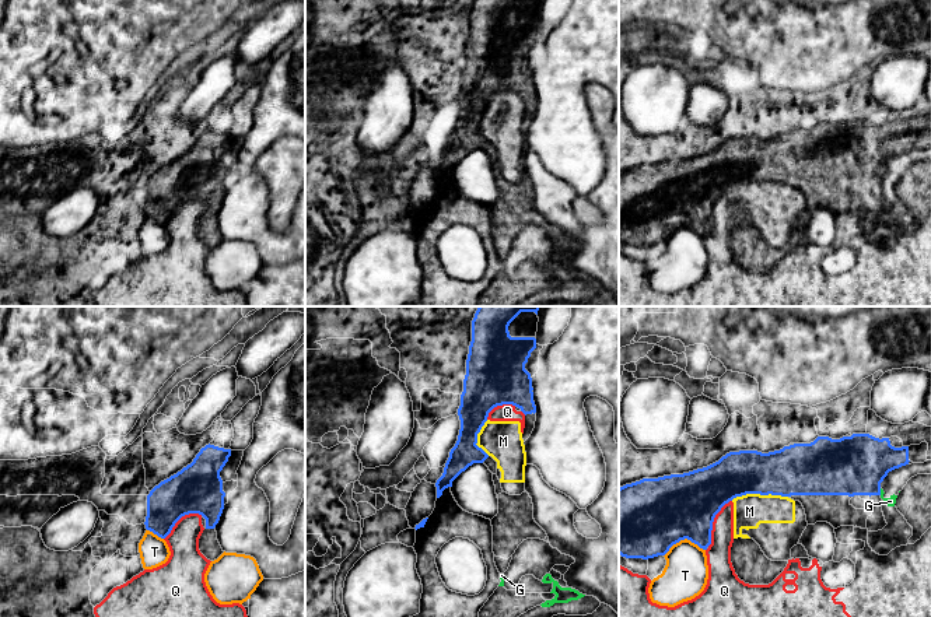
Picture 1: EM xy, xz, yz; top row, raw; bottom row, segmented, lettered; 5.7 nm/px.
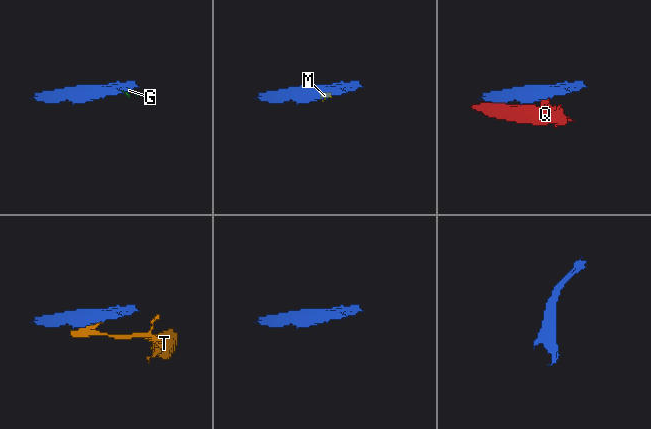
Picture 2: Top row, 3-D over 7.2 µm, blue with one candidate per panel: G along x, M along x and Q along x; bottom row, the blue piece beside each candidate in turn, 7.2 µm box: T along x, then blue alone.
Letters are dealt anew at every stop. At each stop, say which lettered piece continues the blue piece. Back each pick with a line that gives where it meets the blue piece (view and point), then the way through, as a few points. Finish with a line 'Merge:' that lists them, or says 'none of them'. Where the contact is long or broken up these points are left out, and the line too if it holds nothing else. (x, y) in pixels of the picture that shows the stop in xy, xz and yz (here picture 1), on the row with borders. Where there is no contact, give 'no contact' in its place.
Merge: none of them

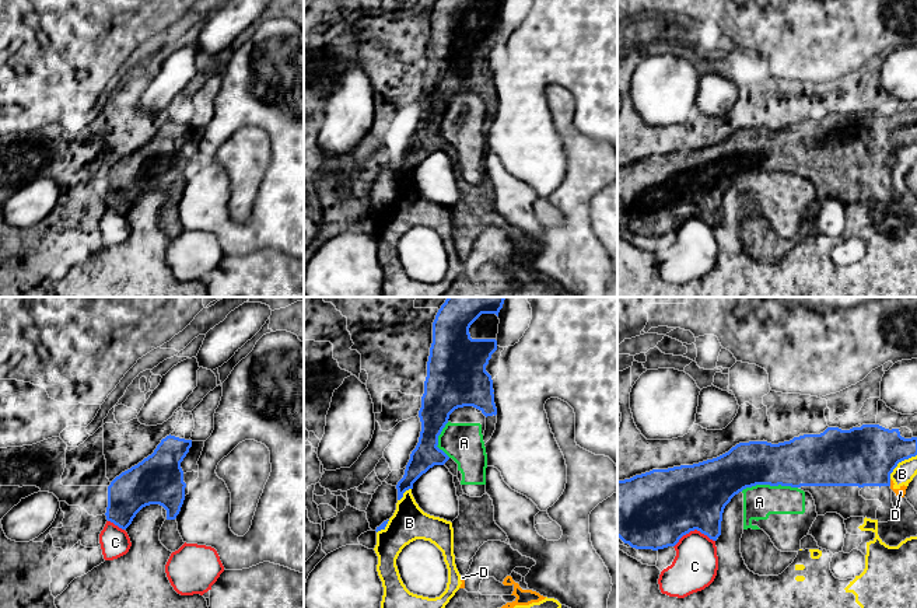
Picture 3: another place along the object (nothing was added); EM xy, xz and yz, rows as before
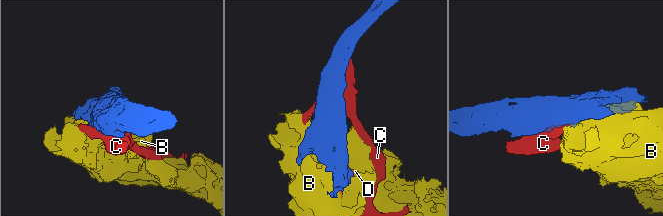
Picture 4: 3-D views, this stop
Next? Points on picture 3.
Merge: none of them

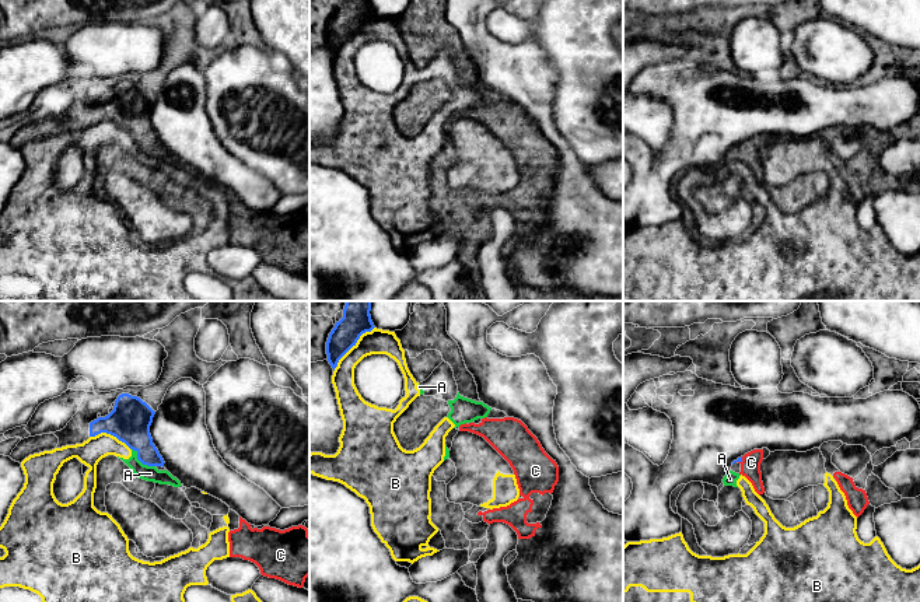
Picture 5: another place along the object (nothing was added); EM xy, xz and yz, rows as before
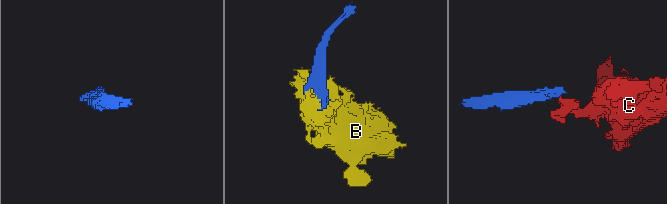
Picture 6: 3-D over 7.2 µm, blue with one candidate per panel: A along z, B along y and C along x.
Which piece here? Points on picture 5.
C: yz (741, 459) | across yz (740, 459), (741, 459), (751, 462)
Merge: C

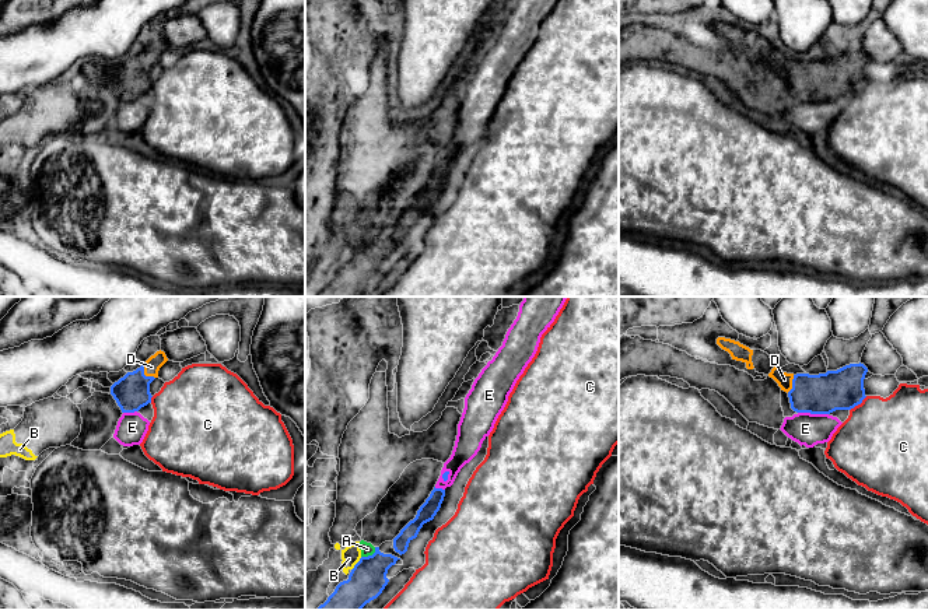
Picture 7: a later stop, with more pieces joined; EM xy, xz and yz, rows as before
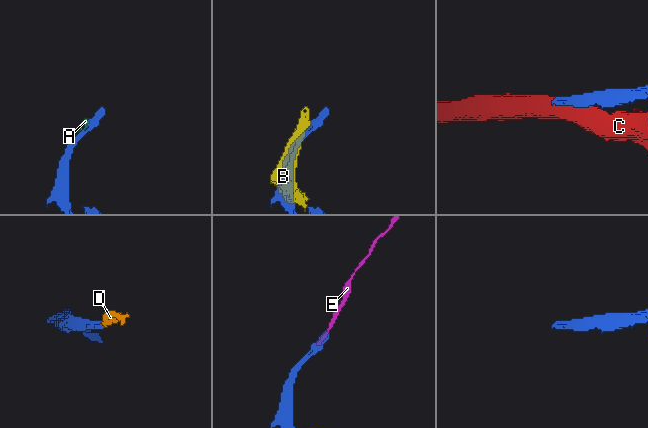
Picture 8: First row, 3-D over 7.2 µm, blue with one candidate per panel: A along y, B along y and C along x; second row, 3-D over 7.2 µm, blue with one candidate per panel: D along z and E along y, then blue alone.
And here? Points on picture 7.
D: xy (144, 375) | across xy (132, 392), (144, 375), (151, 367)
Merge: D

